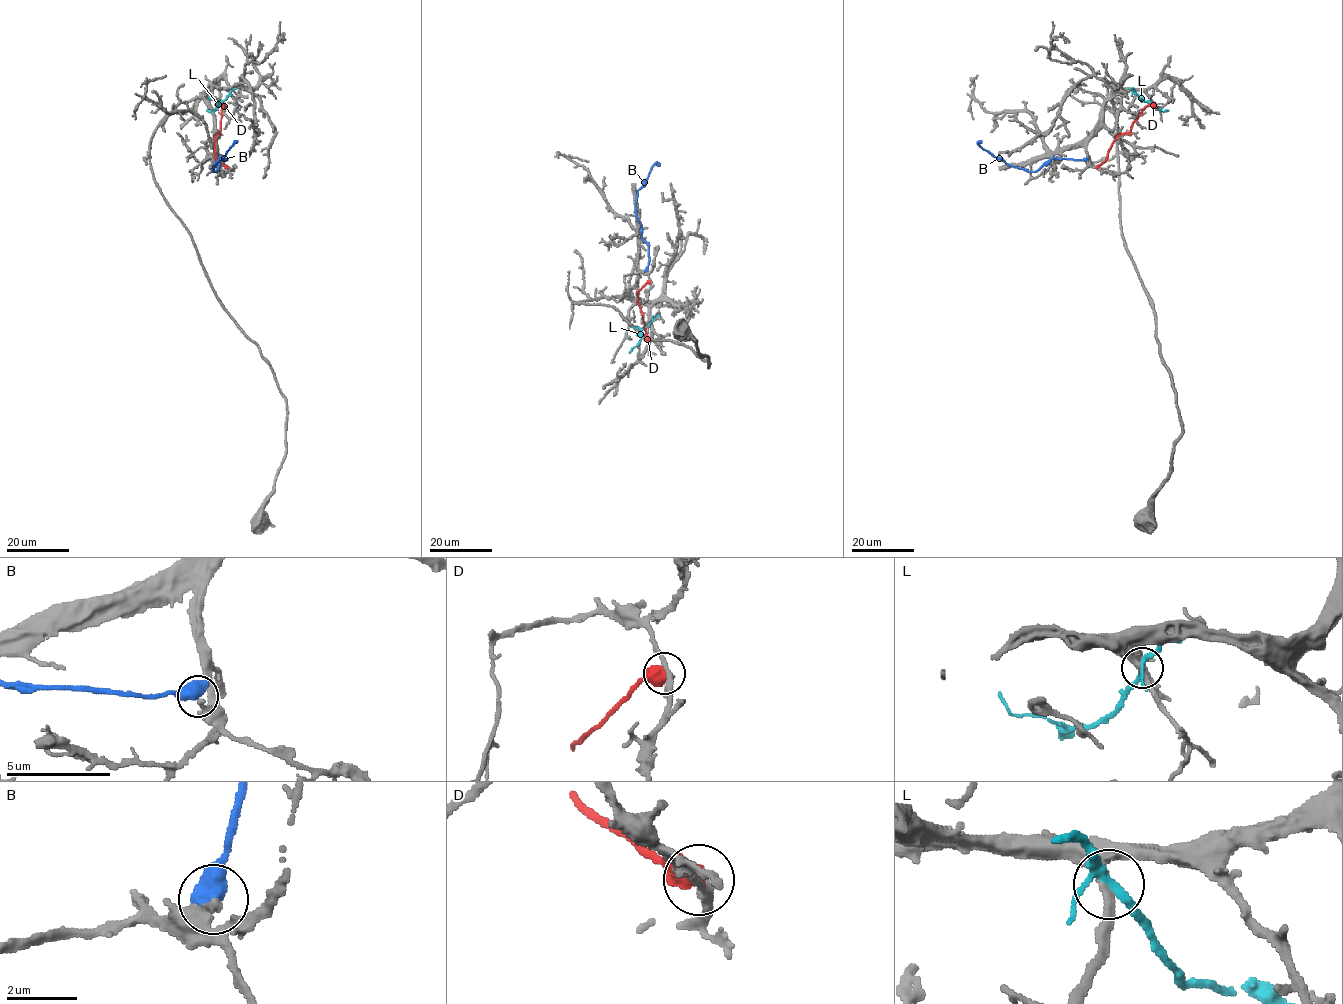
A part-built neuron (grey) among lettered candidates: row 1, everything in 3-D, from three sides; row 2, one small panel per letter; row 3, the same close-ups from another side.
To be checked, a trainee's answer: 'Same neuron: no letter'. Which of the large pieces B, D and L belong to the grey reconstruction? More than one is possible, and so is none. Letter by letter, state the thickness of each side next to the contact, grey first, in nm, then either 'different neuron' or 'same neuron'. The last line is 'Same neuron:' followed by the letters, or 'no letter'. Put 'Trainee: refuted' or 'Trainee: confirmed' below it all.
B: 280 nm thick on the grey side, 700 nm on the other; different neuron
D: 300 nm thick on the grey side, 750 nm on the other; different neuron
L: 280 nm thick on the grey side, 200 nm on the other; different neuron
Same neuron: no letter
Trainee: confirmed

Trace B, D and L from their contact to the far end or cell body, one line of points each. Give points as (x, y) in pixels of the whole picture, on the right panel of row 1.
B: (1086, 160), (1053, 157), (1033, 172), (997, 159), (983, 149), (979, 144), (981, 140)
D: (1097, 167), (1105, 160), (1113, 140), (1130, 132), (1132, 123), (1147, 106), (1157, 107)
L: (1135, 92), (1142, 101), (1150, 102), (1162, 111), (1168, 110)

